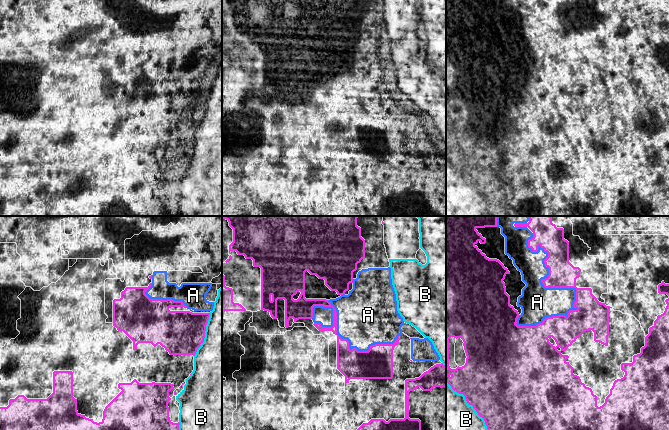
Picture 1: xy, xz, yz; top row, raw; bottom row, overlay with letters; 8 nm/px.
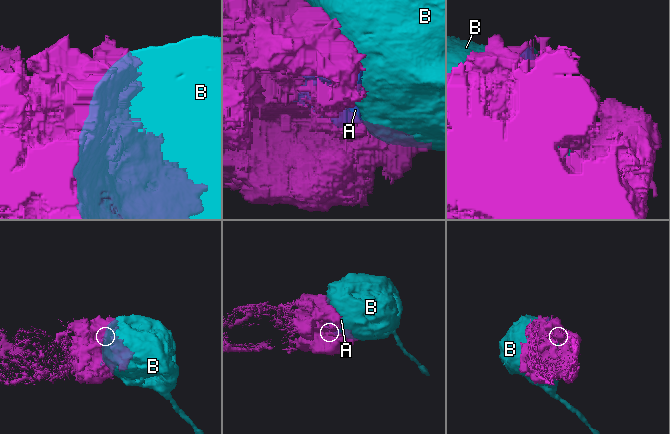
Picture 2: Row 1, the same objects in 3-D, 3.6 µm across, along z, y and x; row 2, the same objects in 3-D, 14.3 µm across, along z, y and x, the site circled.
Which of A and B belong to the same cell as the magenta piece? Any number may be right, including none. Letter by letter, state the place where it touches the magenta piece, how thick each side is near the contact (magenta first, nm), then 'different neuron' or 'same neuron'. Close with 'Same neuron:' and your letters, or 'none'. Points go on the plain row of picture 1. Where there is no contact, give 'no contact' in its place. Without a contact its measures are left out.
A: yz (564, 63) | 220/280 nm | different neuron
B: yz (473, 183) | 500/500 nm | different neuron
Same neuron: none

